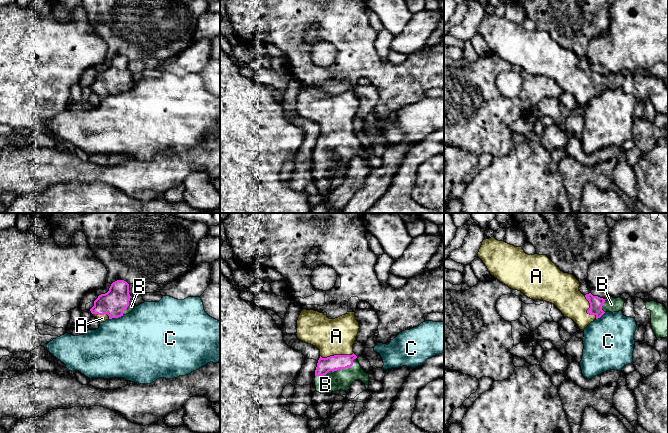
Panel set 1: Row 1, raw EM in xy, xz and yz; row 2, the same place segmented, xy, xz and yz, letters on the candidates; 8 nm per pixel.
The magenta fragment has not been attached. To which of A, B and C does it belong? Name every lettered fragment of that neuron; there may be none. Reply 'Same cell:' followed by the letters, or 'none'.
Same cell: A, B

